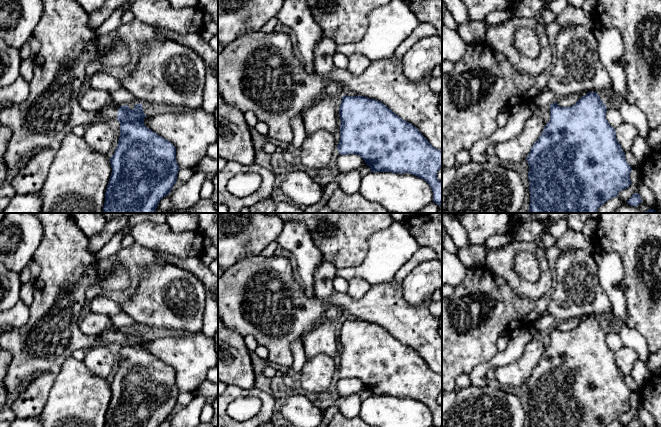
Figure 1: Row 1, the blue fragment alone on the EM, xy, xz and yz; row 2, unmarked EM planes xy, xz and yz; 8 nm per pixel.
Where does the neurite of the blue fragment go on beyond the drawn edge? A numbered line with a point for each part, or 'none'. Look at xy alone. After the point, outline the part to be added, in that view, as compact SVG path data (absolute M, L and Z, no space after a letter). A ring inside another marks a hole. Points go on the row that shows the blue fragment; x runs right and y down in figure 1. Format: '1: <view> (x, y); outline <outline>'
1: xy (109, 112); outline M114 100L108 104L107 106L103 107L98 112L98 118L102 120L106 120L111 122L113 119L117 119L118 110L120 105L118 105Z

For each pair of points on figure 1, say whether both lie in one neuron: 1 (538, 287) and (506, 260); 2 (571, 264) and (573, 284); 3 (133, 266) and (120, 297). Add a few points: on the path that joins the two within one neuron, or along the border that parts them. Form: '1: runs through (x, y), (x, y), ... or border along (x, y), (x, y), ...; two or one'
1: runs through (527, 287), (522, 287), (506, 271); one
2: runs through (573, 269), (573, 279); one
3: runs through (133, 274), (133, 287), (128, 292); one

